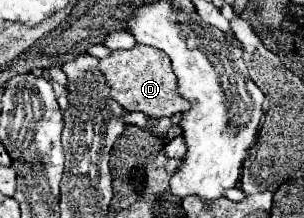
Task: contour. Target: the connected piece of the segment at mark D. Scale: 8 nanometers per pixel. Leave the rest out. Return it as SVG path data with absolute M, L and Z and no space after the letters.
M135 44L131 50L115 50L111 56L99 60L99 70L109 86L109 98L121 104L127 112L143 112L147 118L163 118L191 108L191 104L177 92L169 56L157 48Z

